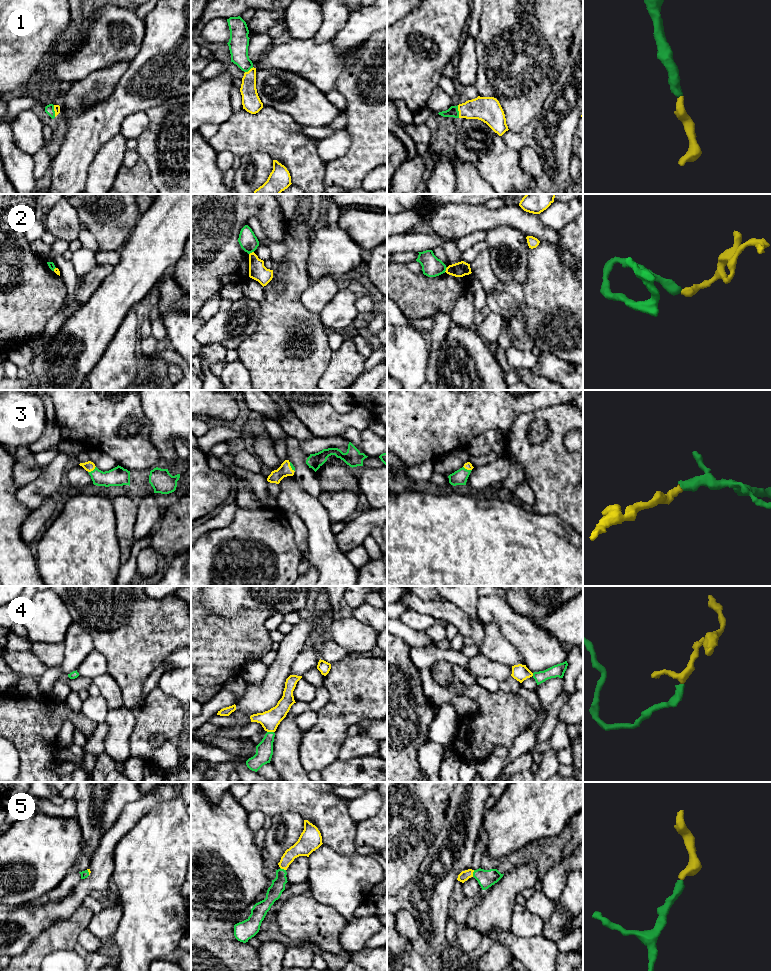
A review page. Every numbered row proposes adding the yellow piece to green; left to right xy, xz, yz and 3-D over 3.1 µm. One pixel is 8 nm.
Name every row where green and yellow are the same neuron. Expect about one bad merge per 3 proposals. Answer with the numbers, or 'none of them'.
1, 3, 4, 5

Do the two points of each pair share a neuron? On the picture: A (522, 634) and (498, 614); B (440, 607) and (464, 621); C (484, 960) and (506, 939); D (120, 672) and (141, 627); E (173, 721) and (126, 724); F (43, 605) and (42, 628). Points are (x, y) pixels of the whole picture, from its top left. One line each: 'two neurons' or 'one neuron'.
A: one neuron
B: one neuron
C: two neurons
D: one neuron
E: two neurons
F: one neuron

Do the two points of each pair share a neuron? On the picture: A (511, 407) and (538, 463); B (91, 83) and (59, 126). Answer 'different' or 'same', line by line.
A: different
B: same

